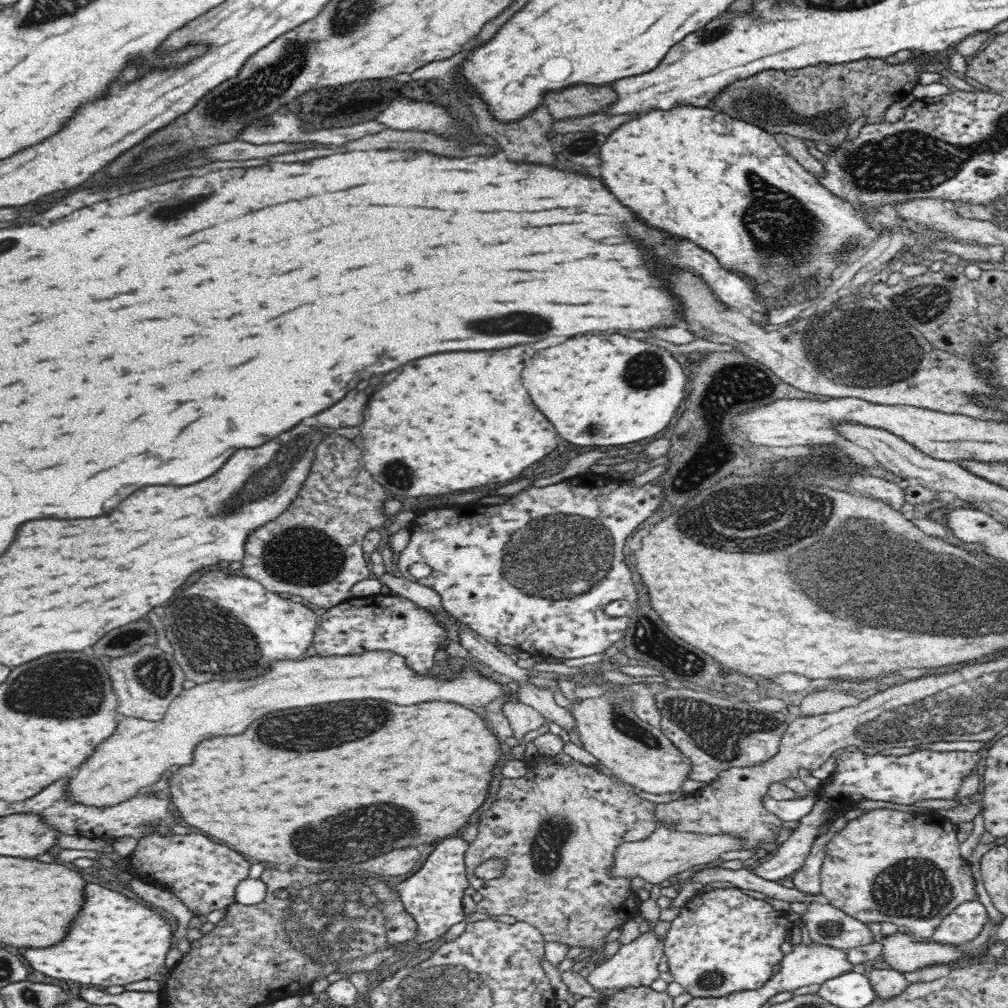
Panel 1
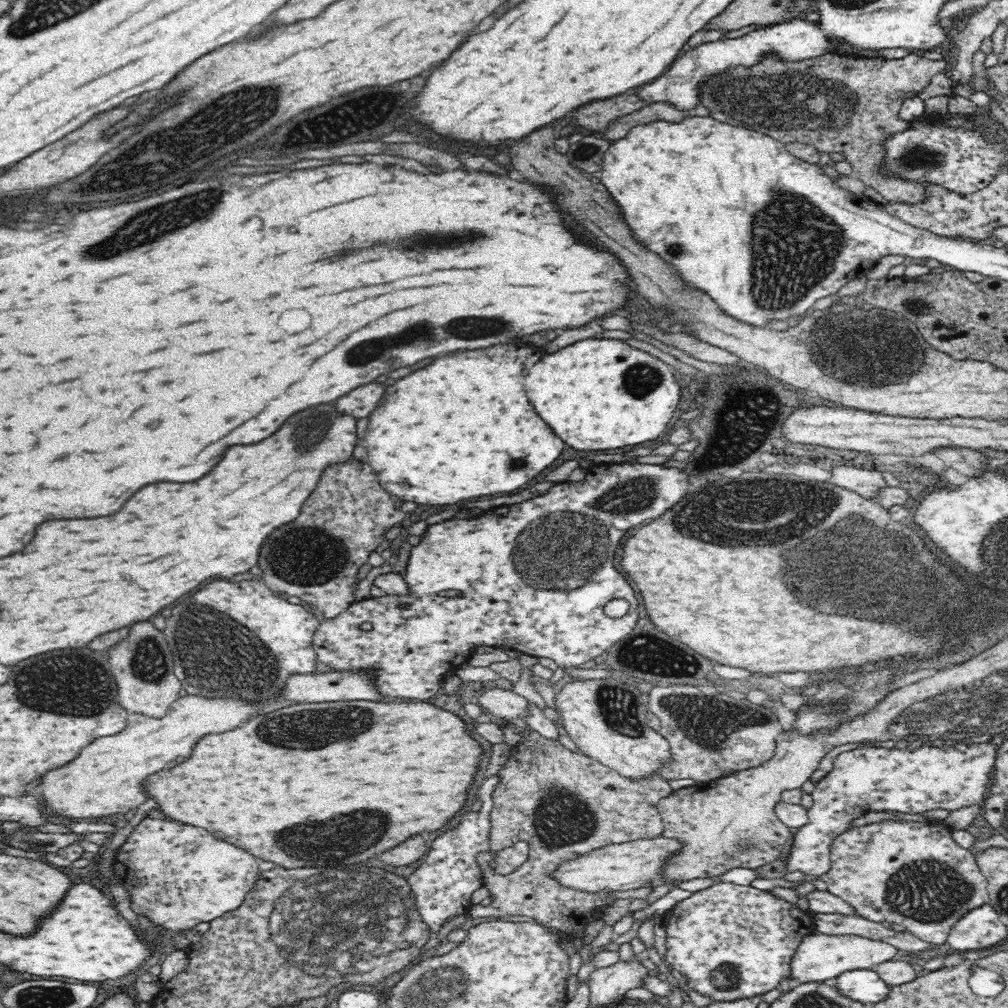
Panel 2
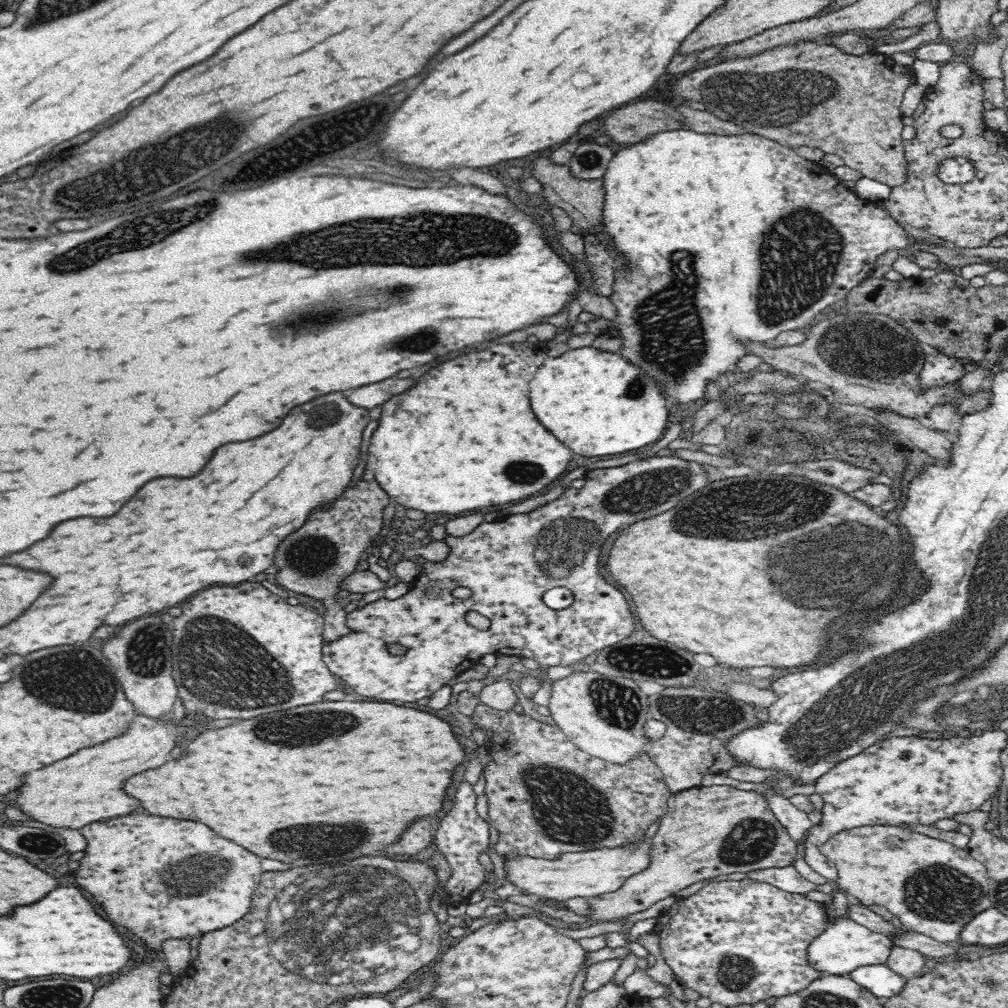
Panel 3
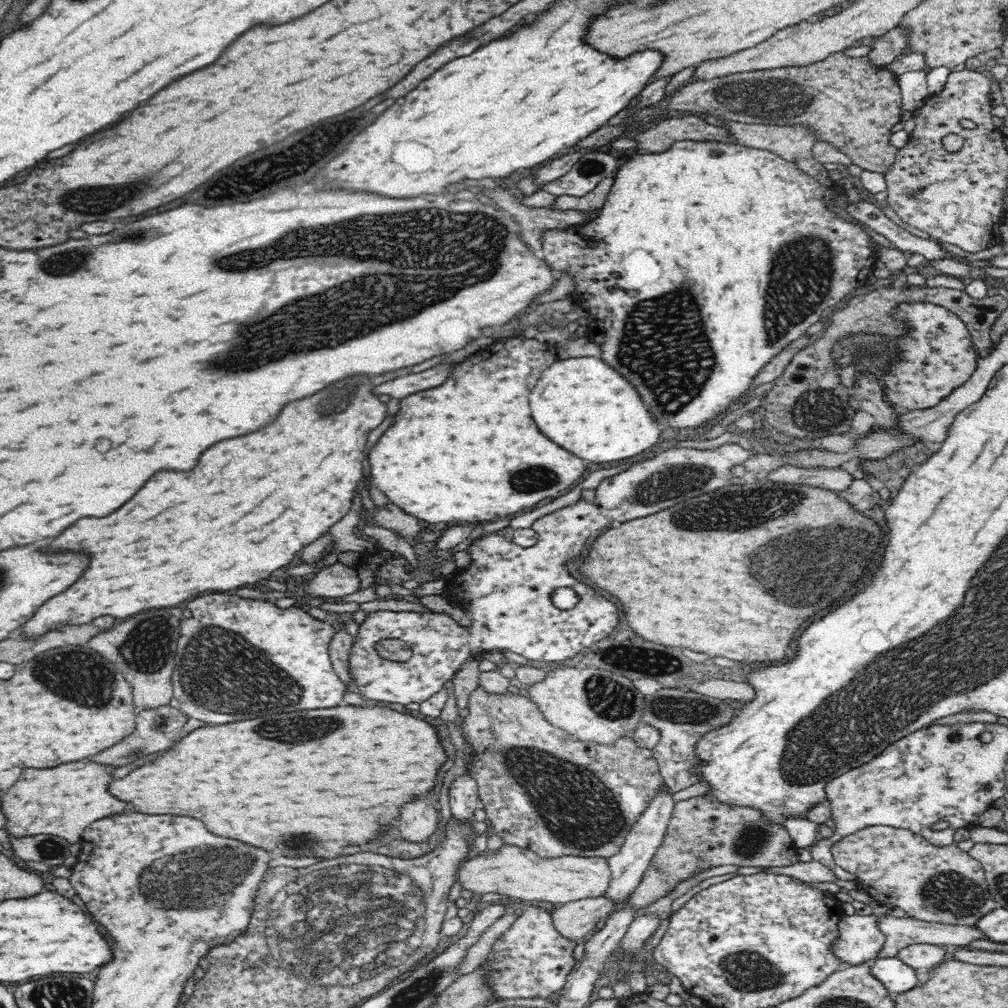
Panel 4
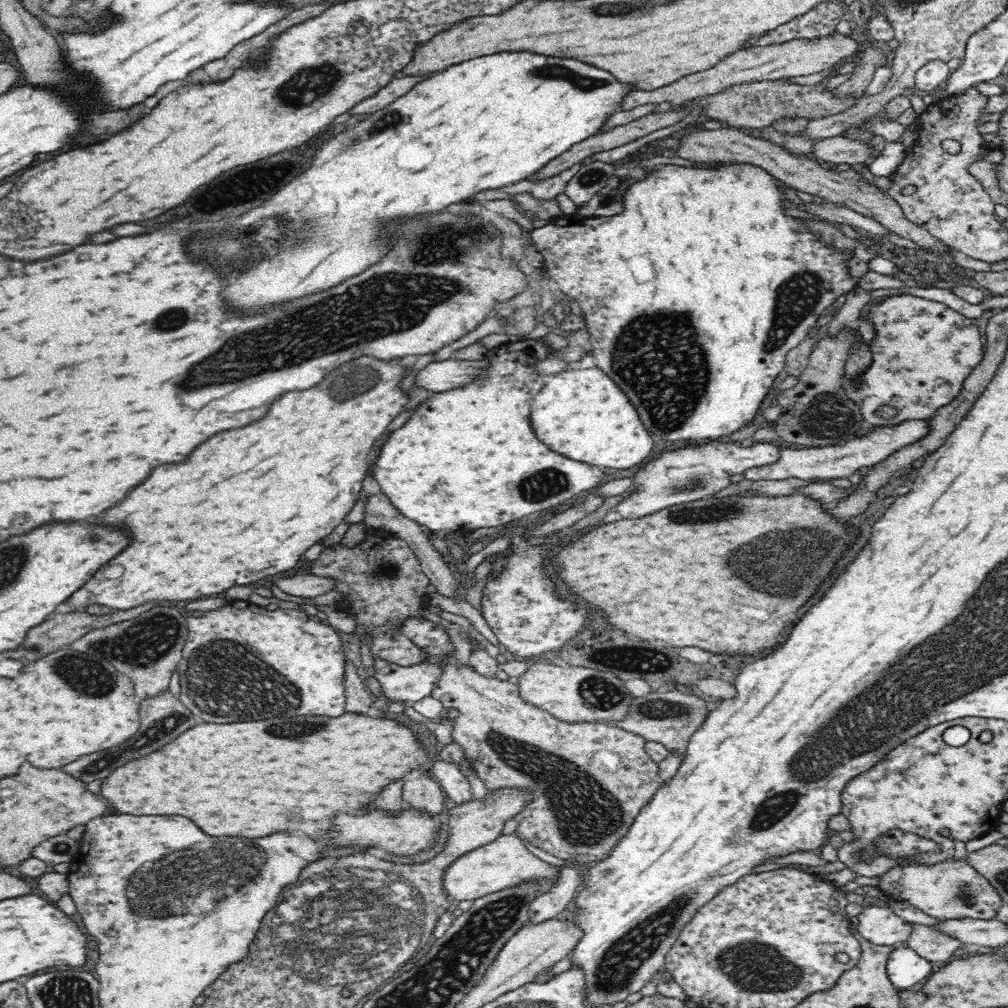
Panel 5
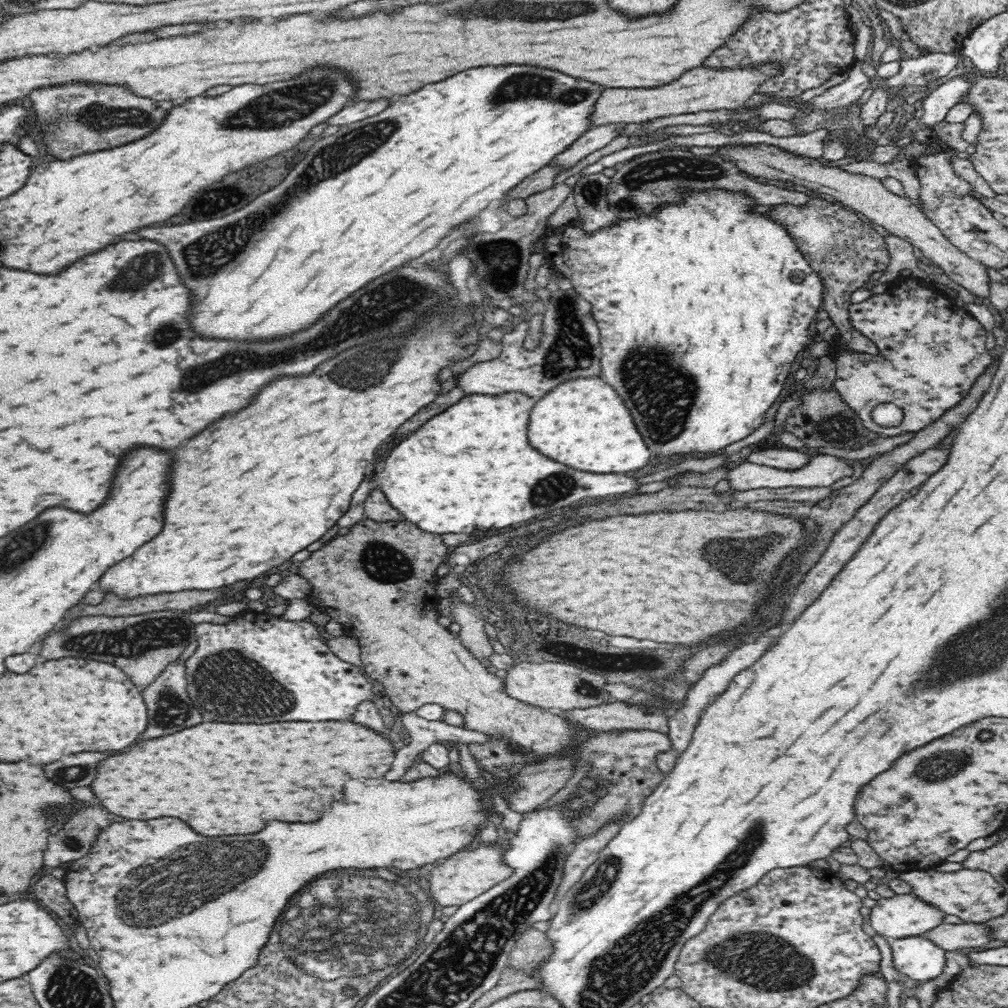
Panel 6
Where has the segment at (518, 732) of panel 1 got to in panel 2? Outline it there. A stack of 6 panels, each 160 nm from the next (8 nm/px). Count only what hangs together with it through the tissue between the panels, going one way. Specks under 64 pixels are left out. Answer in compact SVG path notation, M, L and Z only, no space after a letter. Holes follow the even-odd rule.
M497 687L488 691L484 690L477 700L482 708L488 710L489 714L503 721L512 721L515 718L525 720L529 715L528 700L512 690Z

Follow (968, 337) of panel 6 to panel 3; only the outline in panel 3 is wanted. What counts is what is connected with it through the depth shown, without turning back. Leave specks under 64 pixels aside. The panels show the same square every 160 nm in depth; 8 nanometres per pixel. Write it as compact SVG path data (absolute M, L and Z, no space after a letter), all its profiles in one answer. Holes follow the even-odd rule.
M927 348L927 352L925 365L920 372L916 372L920 376L920 387L924 389L955 382L964 377L969 370L970 365L966 361L946 357L937 350Z

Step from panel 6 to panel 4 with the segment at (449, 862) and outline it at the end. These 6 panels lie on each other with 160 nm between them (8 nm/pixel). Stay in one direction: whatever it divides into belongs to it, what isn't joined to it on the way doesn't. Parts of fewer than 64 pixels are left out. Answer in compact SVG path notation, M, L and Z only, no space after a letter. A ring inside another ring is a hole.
M503 845L496 852L485 852L468 860L458 868L458 880L462 889L484 893L496 892L516 897L523 902L548 902L564 905L576 900L603 896L610 888L612 874L608 858L578 857L575 855L558 858L542 858L534 852L516 846Z

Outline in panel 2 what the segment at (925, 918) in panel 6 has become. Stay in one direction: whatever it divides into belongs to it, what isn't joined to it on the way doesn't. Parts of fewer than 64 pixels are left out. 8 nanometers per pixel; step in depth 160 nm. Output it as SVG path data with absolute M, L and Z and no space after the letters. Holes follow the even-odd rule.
M815 931L802 938L792 954L790 979L800 984L824 983L850 970L872 969L874 965L896 959L900 954L895 946L884 941L870 940L860 935L832 936Z

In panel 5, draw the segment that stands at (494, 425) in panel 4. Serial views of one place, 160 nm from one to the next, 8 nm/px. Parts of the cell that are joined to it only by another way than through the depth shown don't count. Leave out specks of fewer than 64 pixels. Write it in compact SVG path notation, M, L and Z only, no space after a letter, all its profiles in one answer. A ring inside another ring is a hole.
M542 338L527 339L518 341L517 343L510 343L507 345L501 345L488 350L485 362L488 365L481 371L480 374L476 374L470 383L466 383L465 386L457 387L456 390L448 390L448 392L442 392L442 394L432 394L426 402L420 404L420 408L408 418L408 422L398 428L388 440L386 444L382 446L382 452L376 460L376 470L374 470L374 476L380 484L381 492L384 493L391 501L392 504L402 512L402 514L413 520L414 522L427 526L430 530L436 530L441 532L446 530L476 530L476 528L494 528L494 526L500 526L500 524L506 524L506 522L512 522L512 520L520 520L532 512L540 512L540 510L546 510L564 502L564 500L576 501L580 498L581 493L591 492L591 490L598 489L604 483L604 474L602 470L598 468L598 465L589 465L585 462L574 462L572 458L566 458L562 454L556 454L554 450L550 450L546 444L542 444L536 434L532 432L532 426L530 426L530 404L532 404L532 398L534 394L544 387L545 377L538 371L538 364L542 362L542 359L548 358L552 354L551 349L546 346Z

